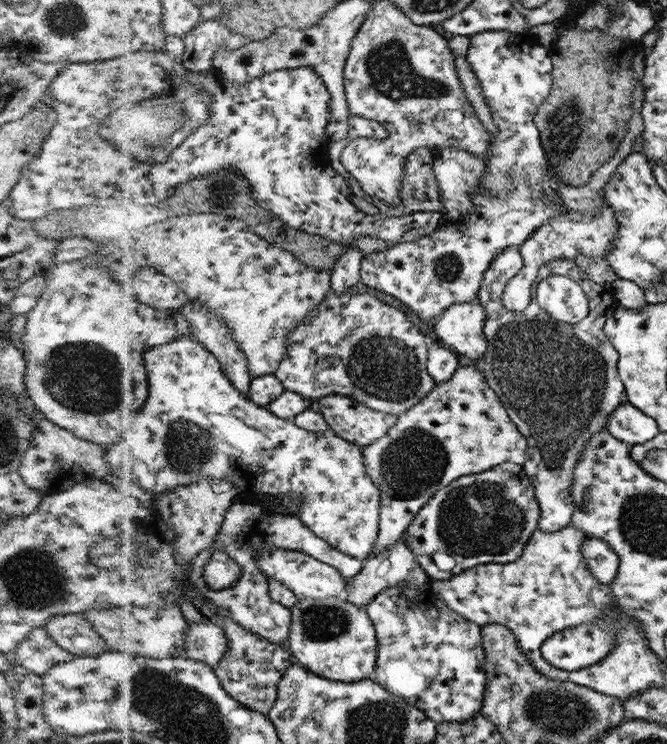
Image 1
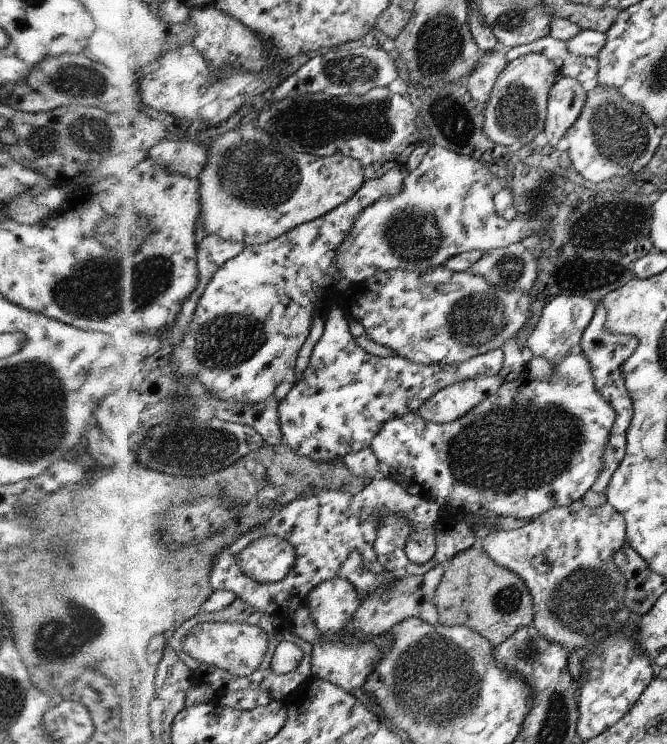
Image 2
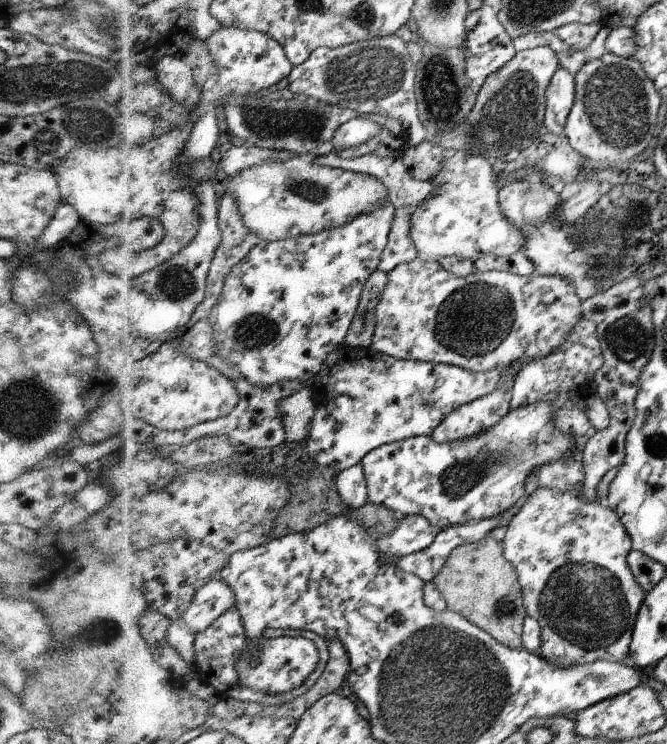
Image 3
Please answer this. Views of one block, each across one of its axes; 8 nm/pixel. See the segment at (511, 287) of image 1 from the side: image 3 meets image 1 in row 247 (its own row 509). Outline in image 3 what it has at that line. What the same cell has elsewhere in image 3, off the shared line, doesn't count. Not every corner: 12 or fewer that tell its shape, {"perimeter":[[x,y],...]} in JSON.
{"perimeter":[[582,488],[530,492],[501,540],[536,652],[629,654],[631,539]]}

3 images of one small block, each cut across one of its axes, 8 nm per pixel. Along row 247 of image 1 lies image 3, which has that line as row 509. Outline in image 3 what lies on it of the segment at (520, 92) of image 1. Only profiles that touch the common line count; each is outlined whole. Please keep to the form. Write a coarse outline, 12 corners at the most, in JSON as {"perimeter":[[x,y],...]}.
{"perimeter":[[551,402],[471,438],[414,436],[361,462],[368,503],[439,530],[530,494],[571,456]]}

